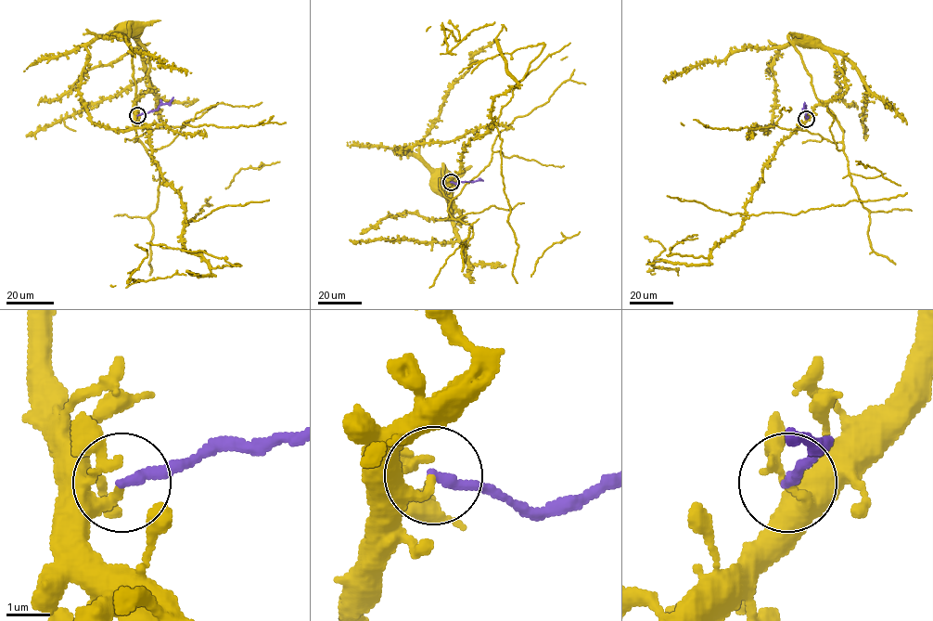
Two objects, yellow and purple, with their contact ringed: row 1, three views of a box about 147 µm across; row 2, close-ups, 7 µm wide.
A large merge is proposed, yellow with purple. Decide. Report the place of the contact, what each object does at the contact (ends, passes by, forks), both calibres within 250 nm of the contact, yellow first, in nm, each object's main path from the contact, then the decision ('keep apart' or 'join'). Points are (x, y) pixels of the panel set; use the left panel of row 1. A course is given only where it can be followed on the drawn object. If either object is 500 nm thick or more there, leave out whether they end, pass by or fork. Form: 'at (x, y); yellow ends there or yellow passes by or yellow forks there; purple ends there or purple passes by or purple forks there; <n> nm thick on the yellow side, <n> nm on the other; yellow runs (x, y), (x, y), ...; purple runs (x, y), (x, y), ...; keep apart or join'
at (137, 115); yellow ends there; purple ends there; 180 nm thick on the yellow side, 240 nm on the other; yellow runs (137, 115), (134, 110), (137, 99), (129, 23), (124, 22), (127, 22); purple runs (137, 115), (156, 110), (172, 97); keep apart

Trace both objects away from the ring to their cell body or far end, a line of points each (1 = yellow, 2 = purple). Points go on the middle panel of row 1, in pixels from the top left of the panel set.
1: (450, 182), (447, 187), (450, 197), (443, 164), (439, 171), (441, 174)
2: (450, 182), (483, 180)

